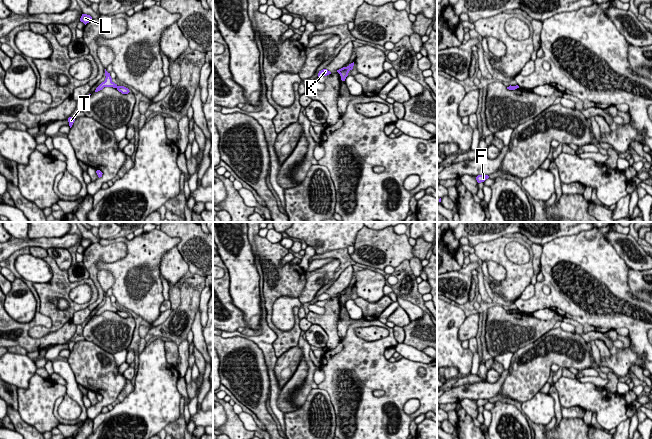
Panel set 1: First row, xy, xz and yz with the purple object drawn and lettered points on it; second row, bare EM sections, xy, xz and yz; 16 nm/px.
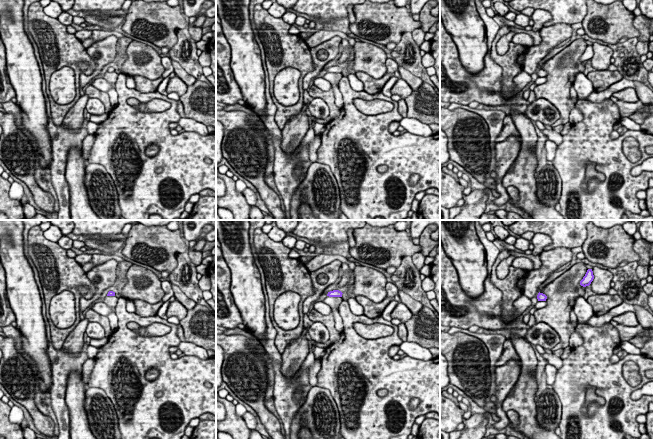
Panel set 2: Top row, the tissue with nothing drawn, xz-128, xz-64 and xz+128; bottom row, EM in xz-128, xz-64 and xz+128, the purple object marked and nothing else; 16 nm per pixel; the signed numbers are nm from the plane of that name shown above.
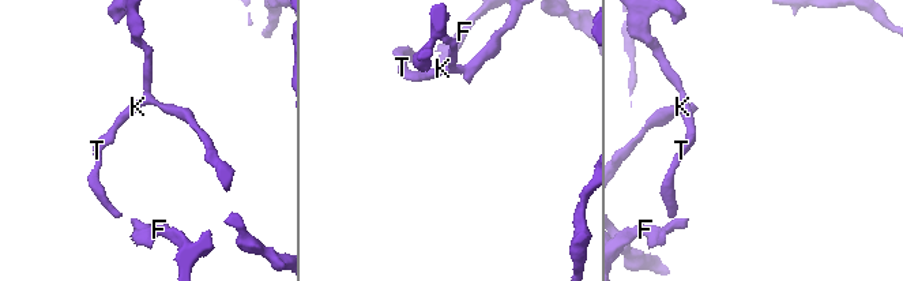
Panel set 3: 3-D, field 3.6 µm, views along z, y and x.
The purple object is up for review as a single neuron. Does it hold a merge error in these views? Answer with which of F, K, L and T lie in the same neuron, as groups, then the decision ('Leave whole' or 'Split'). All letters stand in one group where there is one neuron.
Groups: F / K L T. Split

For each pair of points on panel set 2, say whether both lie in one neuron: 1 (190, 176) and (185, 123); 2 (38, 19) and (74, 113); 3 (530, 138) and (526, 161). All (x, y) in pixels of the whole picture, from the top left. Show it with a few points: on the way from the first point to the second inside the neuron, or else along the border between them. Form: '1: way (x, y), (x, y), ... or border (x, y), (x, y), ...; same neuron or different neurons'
1: border (185, 131), (196, 131), (205, 136); different neurons
2: border (81, 96), (68, 111), (61, 124); different neurons
3: way (527, 144), (527, 155); same neuron

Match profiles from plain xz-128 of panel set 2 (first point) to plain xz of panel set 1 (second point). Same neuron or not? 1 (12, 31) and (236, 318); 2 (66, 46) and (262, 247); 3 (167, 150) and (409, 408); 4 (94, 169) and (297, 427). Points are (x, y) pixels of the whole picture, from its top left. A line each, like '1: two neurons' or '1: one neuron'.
1: two neurons
2: one neuron
3: two neurons
4: one neuron

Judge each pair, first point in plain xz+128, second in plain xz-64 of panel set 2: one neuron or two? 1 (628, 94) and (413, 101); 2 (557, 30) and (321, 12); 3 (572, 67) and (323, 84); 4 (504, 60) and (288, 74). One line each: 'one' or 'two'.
1: two
2: two
3: two
4: two

